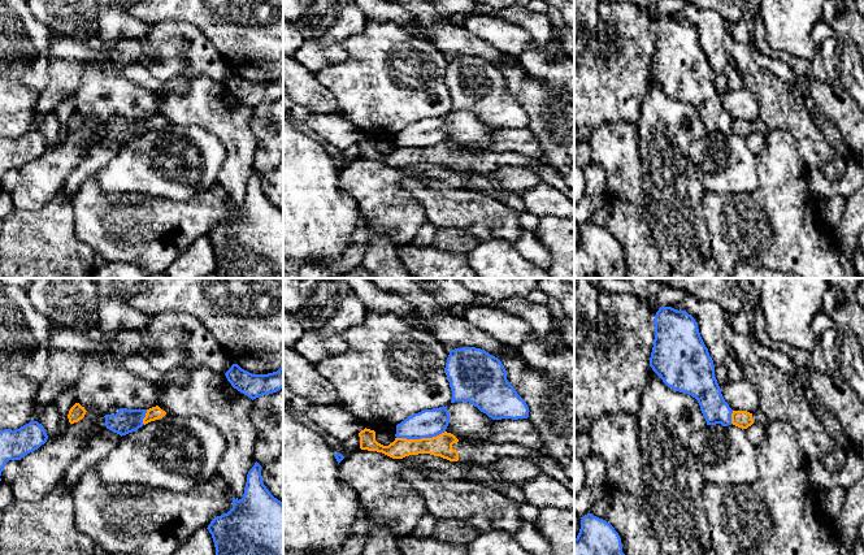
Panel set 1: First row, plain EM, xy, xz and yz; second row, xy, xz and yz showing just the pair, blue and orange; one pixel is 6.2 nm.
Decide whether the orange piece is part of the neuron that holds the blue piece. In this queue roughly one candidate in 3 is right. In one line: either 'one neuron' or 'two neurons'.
two neurons

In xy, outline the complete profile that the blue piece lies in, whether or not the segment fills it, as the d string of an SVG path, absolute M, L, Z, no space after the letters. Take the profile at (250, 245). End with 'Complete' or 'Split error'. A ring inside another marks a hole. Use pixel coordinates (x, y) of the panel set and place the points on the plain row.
M257 170L247 183L243 207L233 205L233 217L214 226L207 238L214 251L218 278L283 278L283 212L264 194Z. Complete

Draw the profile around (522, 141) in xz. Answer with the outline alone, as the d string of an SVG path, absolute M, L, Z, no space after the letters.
M529 127L492 129L487 149L490 152L517 152L527 157L543 157L542 146Z

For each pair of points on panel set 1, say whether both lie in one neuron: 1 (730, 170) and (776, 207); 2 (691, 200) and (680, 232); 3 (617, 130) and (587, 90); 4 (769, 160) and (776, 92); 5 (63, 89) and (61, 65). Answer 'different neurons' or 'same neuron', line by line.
1: different neurons
2: same neuron
3: different neurons
4: different neurons
5: same neuron

